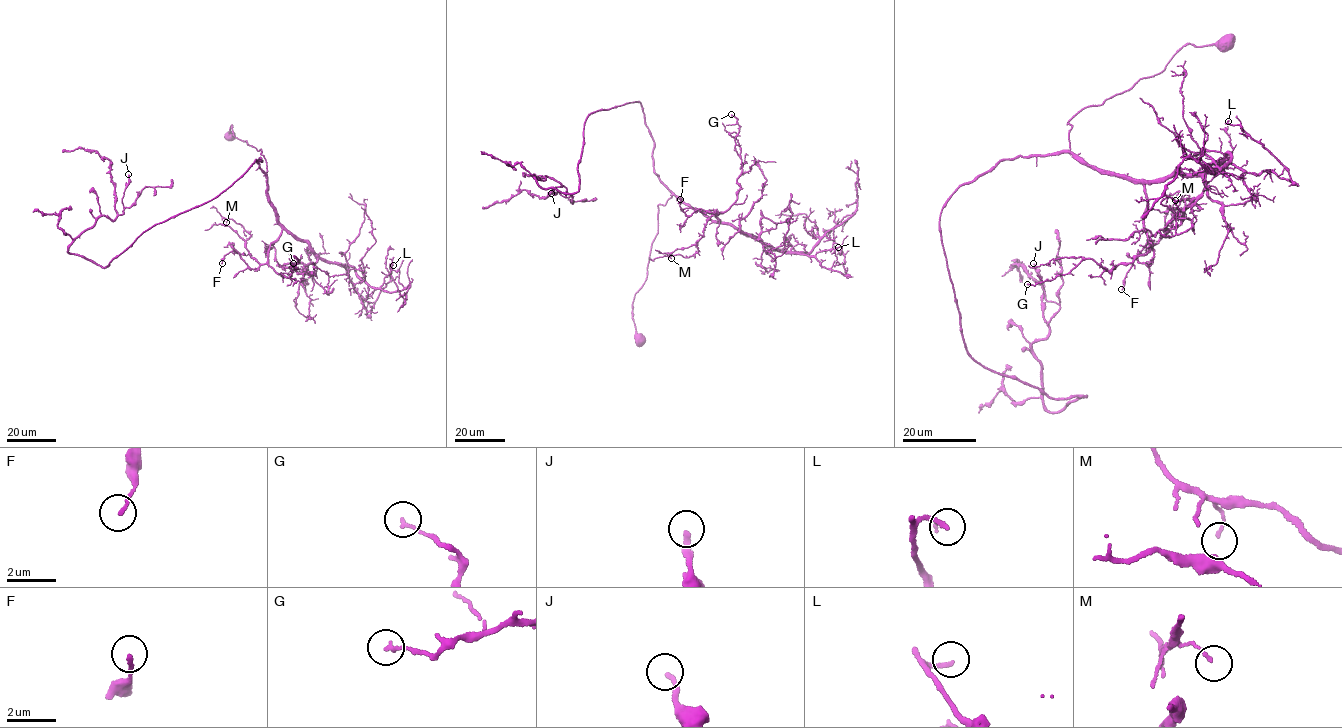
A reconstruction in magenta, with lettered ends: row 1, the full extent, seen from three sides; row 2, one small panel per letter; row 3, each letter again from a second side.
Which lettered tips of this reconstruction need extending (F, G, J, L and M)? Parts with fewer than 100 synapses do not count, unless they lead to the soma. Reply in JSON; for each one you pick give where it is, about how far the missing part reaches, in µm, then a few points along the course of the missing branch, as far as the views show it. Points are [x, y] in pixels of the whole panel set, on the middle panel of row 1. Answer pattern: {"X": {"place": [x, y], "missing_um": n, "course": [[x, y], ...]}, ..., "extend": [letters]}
{"extend": []}

